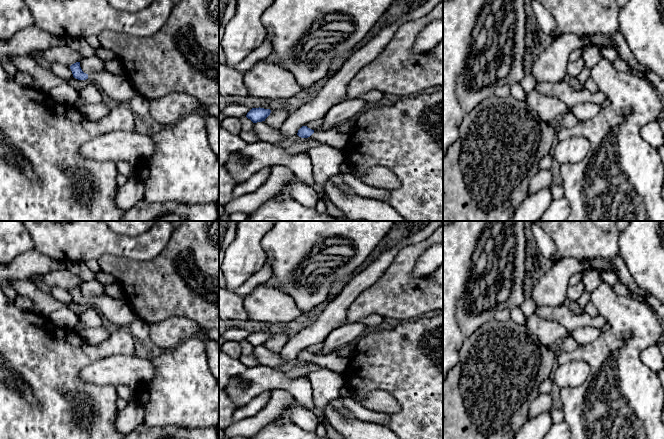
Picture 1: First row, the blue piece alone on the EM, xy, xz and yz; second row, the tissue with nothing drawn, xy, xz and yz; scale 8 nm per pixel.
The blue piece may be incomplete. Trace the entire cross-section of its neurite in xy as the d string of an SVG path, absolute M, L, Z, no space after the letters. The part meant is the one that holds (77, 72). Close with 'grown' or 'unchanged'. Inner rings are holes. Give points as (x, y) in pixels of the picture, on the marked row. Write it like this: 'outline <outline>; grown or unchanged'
outline M80 62L72 64L70 69L74 78L78 80L89 79L97 83L116 105L129 105L136 95L140 95L125 75L115 75L107 70L86 74L82 71Z; grown

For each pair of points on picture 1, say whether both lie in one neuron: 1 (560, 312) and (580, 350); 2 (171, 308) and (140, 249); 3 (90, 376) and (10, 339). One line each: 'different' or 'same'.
1: different
2: different
3: different

